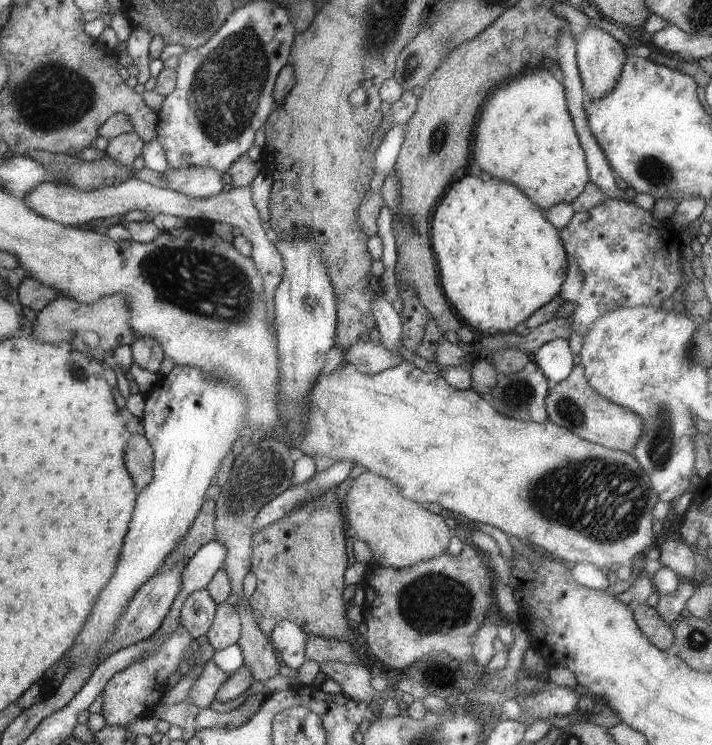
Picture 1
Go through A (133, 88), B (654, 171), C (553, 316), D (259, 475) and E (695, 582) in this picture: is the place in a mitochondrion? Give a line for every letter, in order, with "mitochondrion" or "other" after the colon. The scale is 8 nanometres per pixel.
A: other
B: mitochondrion
C: other
D: mitochondrion
E: other

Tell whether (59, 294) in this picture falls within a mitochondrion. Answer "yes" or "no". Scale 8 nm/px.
no

